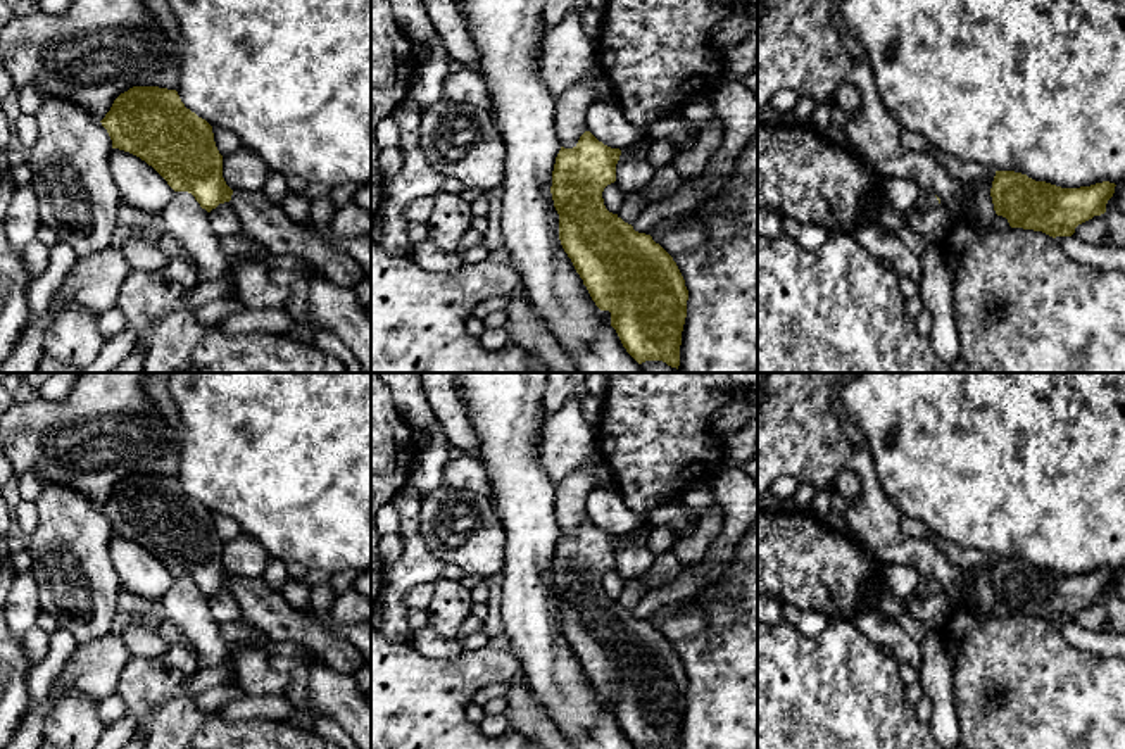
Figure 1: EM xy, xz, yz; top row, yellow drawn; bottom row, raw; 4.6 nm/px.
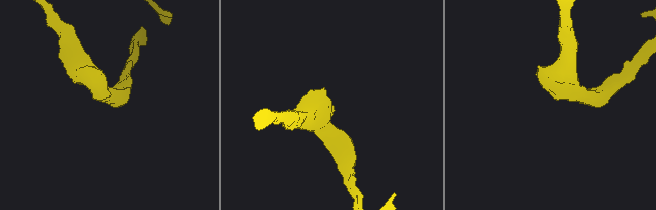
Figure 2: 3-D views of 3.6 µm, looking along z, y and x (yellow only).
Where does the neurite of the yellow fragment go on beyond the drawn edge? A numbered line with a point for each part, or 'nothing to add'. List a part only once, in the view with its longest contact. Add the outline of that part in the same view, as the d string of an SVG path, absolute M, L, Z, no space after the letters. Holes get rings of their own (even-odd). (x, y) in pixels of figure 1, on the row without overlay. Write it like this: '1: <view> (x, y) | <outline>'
1: xy (266, 610) | M236 576L229 590L242 609L242 620L261 635L276 642L304 644L338 673L355 675L368 664L354 644L297 613L283 594L269 588L262 578Z

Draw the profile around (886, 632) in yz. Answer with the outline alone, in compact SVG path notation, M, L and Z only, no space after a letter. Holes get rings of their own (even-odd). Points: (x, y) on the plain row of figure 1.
M868 607L859 611L852 623L871 642L890 651L899 663L909 663L918 673L921 671L921 647L899 626L897 620Z

